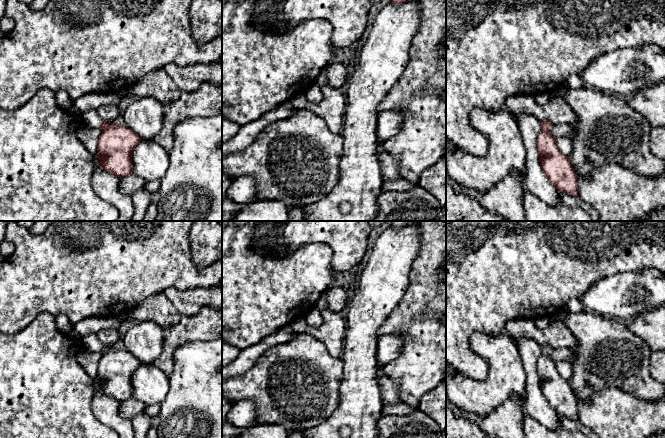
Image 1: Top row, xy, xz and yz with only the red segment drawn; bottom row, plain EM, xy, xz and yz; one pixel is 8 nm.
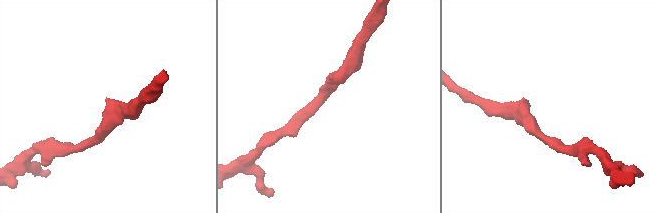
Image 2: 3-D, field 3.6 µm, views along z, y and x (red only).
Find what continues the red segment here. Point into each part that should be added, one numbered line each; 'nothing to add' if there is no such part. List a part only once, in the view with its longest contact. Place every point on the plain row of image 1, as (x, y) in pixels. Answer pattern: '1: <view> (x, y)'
1: xy (91, 341)

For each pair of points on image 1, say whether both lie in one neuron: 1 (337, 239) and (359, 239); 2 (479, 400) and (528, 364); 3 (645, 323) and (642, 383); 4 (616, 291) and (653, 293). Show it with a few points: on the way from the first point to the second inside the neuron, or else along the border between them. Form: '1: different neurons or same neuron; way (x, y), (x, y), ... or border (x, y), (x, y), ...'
1: same neuron; way (342, 239), (354, 239)
2: different neurons; border (517, 345), (525, 374), (524, 391)
3: different neurons; border (626, 326), (635, 335)
4: same neuron; way (625, 294), (645, 294)

